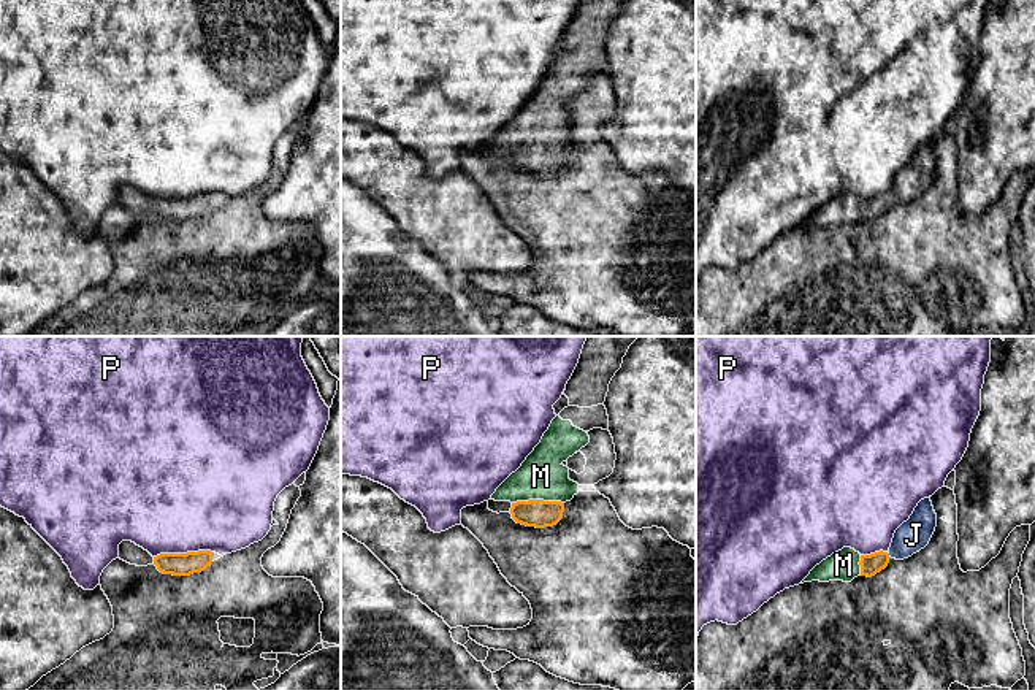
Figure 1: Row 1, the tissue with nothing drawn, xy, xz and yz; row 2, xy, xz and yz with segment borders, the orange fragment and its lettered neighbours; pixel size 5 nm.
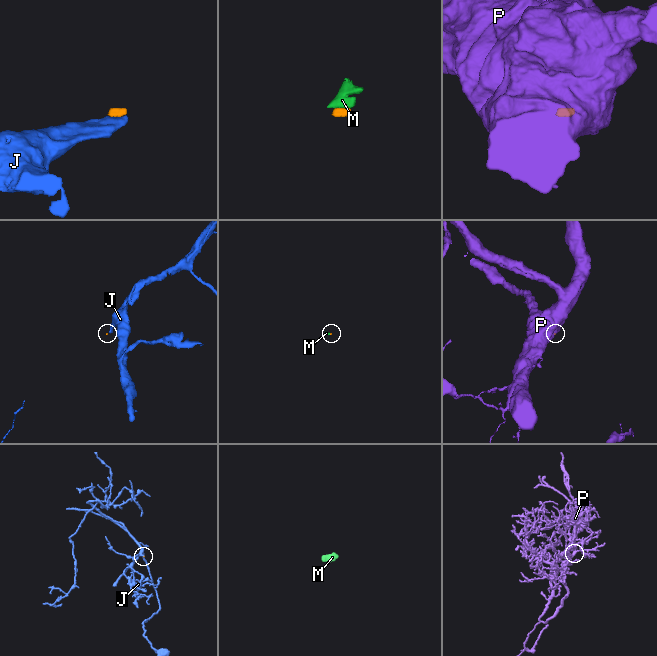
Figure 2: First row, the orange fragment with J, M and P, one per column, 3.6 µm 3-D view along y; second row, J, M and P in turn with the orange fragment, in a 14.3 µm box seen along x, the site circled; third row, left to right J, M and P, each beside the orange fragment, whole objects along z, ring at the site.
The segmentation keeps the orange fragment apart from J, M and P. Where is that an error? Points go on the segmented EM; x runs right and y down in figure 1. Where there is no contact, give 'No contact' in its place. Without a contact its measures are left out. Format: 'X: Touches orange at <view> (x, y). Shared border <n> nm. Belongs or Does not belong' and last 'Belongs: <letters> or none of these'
J: Touches orange at yz (888, 555). Shared border 40 nm. Belongs
M: Touches orange at xz (538, 500). Shared border 260 nm. Belongs
P: Touches orange at xy (183, 554). Shared border 300 nm. Does not belong
Belongs: J, M

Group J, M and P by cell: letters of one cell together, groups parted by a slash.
J M / P

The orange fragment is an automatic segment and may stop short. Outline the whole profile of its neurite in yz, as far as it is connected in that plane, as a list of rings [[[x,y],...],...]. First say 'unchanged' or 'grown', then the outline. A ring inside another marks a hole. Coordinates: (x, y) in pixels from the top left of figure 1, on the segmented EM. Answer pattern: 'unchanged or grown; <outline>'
grown; [[[929,496],[921,500],[910,519],[896,530],[888,552],[880,550],[870,555],[861,555],[851,547],[843,547],[816,565],[802,584],[812,581],[851,582],[857,576],[872,577],[884,569],[891,558],[903,560],[924,549],[935,527],[937,514]]]

